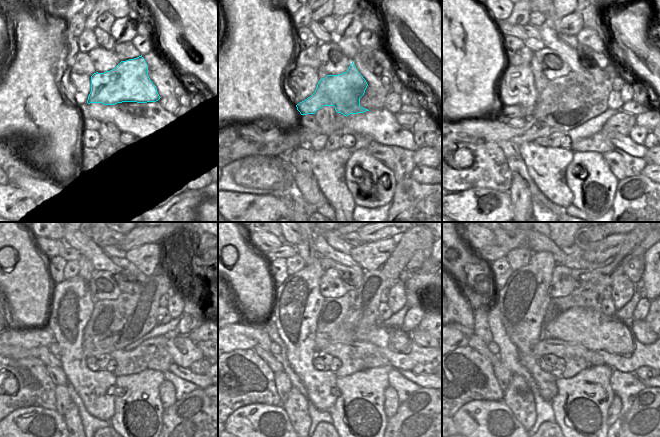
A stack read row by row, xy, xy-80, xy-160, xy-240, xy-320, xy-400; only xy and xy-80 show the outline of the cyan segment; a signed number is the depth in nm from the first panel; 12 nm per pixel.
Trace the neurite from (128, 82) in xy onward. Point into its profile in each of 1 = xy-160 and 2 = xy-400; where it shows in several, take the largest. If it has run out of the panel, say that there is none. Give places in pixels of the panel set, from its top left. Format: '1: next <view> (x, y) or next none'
1: next xy-160 (509, 112)
2: next xy-400 (462, 334)

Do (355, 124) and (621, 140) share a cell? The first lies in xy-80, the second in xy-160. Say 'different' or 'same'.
same

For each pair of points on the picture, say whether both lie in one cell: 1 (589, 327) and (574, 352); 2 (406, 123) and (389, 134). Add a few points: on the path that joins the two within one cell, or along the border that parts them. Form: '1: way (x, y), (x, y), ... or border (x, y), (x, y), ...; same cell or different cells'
1: border (556, 338), (562, 341), (577, 342), (600, 355); different cells
2: border (394, 114), (397, 122), (409, 130); different cells

